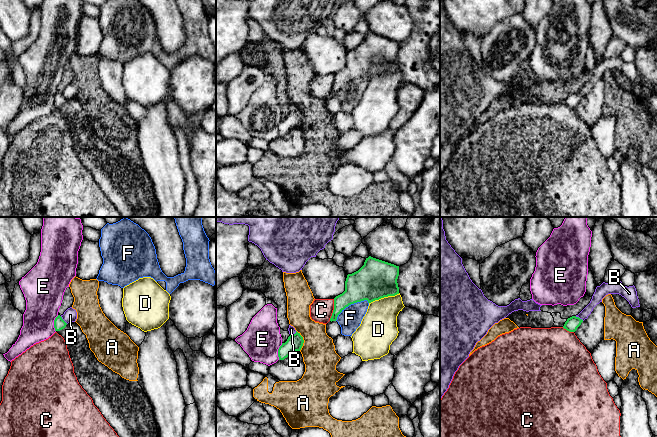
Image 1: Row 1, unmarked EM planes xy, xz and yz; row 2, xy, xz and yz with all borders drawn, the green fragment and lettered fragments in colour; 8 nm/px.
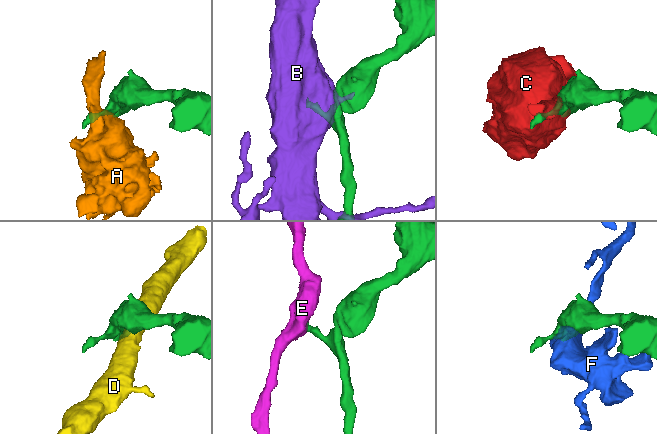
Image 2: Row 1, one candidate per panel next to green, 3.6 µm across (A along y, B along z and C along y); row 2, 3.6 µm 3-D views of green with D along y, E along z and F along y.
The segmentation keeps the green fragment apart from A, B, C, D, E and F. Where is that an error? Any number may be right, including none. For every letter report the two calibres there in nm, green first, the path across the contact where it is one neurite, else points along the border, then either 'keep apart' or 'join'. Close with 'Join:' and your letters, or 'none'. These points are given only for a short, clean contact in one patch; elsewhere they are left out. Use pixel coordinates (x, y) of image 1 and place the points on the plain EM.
A: 130/280 nm | along xz (296, 106), (303, 116), (300, 126) | keep apart
B: 90/110 nm | along xy (60, 92), (67, 99) | keep apart
C: 190/180 nm | keep apart
D: 320/280 nm | keep apart
E: 130/300 nm | along xz (282, 119), (278, 125), (278, 135) | keep apart
F: 300/180 nm | keep apart
Join: none

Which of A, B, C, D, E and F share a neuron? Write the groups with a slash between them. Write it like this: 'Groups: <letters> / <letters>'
Groups: A / B / C / D / E / F

